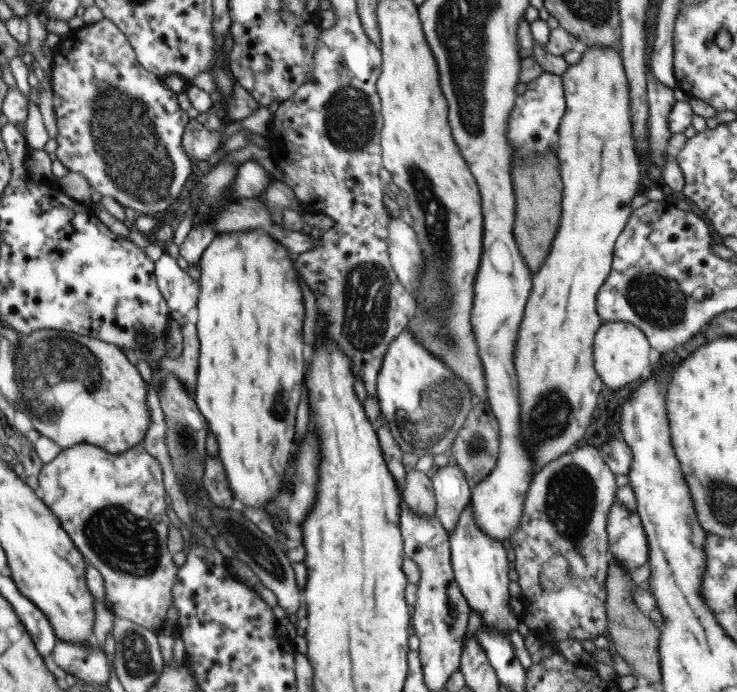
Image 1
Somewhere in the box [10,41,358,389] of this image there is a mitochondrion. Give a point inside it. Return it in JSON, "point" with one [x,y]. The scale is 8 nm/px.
{"point":[124,138]}

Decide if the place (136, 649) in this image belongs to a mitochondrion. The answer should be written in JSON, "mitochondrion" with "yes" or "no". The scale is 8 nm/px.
{"mitochondrion":"yes"}

